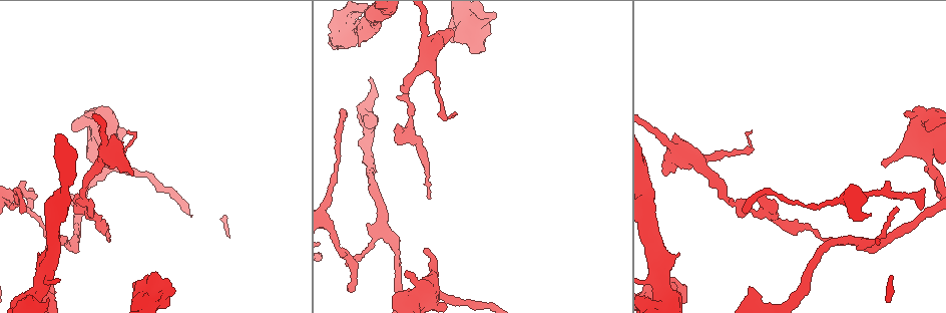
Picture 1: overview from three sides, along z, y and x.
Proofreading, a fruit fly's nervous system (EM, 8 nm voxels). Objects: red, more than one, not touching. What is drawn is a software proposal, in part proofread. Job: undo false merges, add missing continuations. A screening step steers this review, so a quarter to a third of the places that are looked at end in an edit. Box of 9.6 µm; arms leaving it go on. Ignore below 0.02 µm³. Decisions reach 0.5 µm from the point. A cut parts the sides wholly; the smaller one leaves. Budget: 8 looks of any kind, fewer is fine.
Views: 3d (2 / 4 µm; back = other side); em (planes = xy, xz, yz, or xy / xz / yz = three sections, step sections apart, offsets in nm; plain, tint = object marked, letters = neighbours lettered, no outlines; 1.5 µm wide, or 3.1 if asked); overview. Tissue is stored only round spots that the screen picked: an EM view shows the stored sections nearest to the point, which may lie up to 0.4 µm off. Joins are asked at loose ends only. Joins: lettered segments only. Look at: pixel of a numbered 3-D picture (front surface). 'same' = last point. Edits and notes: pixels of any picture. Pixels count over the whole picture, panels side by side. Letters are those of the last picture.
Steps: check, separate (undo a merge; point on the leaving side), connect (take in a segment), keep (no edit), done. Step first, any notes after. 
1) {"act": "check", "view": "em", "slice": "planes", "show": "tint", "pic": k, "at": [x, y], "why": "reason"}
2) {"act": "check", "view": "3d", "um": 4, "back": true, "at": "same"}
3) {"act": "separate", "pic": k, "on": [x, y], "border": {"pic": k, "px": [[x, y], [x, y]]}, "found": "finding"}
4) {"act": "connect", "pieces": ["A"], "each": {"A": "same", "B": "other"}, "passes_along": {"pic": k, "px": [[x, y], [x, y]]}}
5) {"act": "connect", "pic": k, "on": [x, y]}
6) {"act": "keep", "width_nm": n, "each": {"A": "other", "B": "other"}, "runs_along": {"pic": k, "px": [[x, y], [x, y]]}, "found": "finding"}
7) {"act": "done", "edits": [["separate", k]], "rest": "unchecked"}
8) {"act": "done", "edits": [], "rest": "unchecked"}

{"act": "check", "view": "em", "slice": "planes", "show": "tint", "pic": 1, "at": [345, 112], "why": "end of a long branch"}

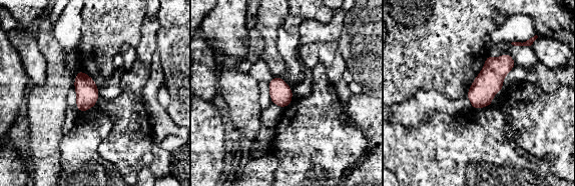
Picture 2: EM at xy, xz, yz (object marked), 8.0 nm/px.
{"act": "check", "view": "em", "slice": "planes", "show": "letters", "at": "same"}

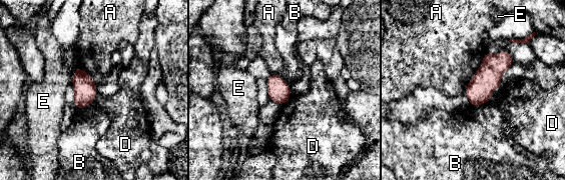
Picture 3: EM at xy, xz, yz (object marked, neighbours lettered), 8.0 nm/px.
{"act": "keep", "each": {"A": "other", "B": "other", "D": "other", "E": "other"}, "border": {"pic": 3, "px": [[486, 50], [479, 68], [463, 92]]}, "found": "no lettered segment goes on from it"}

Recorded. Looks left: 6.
{"act": "check", "view": "em", "slice": "planes", "show": "tint", "pic": 1, "at": [42, 287], "why": "side arm on a straight run"}

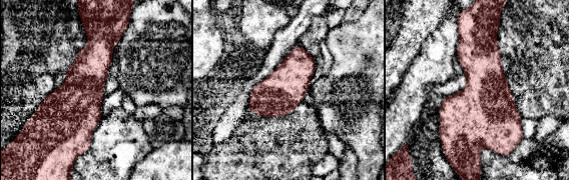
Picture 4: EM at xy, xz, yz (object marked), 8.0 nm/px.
{"act": "check", "view": "em", "slice": "planes", "show": "letters", "at": "same"}

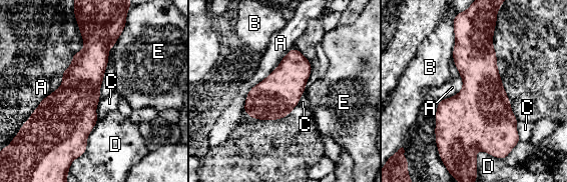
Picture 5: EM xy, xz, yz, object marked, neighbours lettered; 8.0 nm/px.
{"act": "keep", "longest_contact_nm": ["A", 650], "each": {"A": "other", "B": "other", "C": "other", "D": "other", "E": "other"}, "border": {"pic": 5, "px": [[294, 47], [248, 91], [242, 109]]}, "found": "all the same cell"}

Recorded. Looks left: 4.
{"act": "check", "view": "3d", "um": 2, "pic": 1, "at": [856, 249], "why": "free end"}

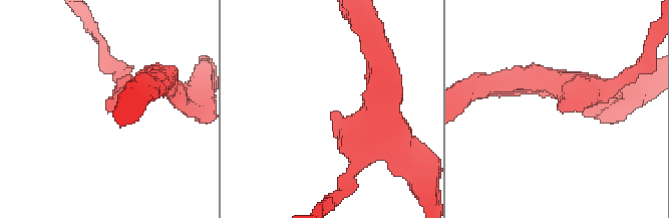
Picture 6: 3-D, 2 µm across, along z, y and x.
{"act": "check", "view": "em", "slice": "planes", "show": "letters", "pic": 6, "at": [563, 107], "why": "now the EM"}

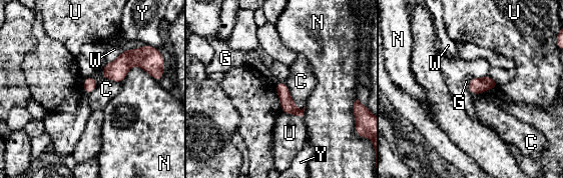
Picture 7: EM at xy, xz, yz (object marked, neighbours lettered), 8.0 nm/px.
{"act": "keep", "width_nm": 110, "each": {"C": "other", "G": "other", "N": "other", "U": "other", "W": "other", "Y": "other"}, "runs_along": {"pic": 7, "px": [[277, 85], [300, 113]]}, "found": "none of them fits"}

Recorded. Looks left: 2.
{"act": "done", "edits": [], "rest": "unchecked"}

